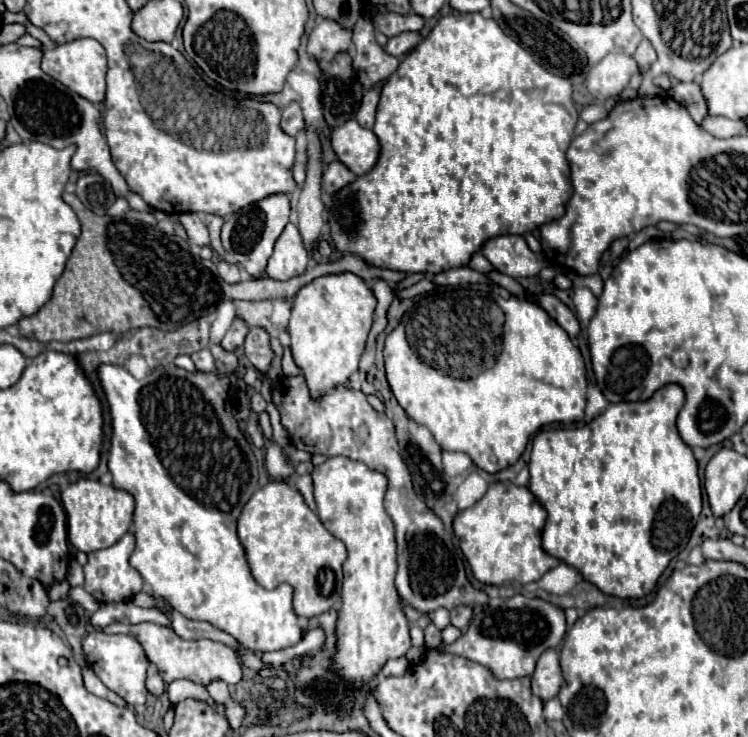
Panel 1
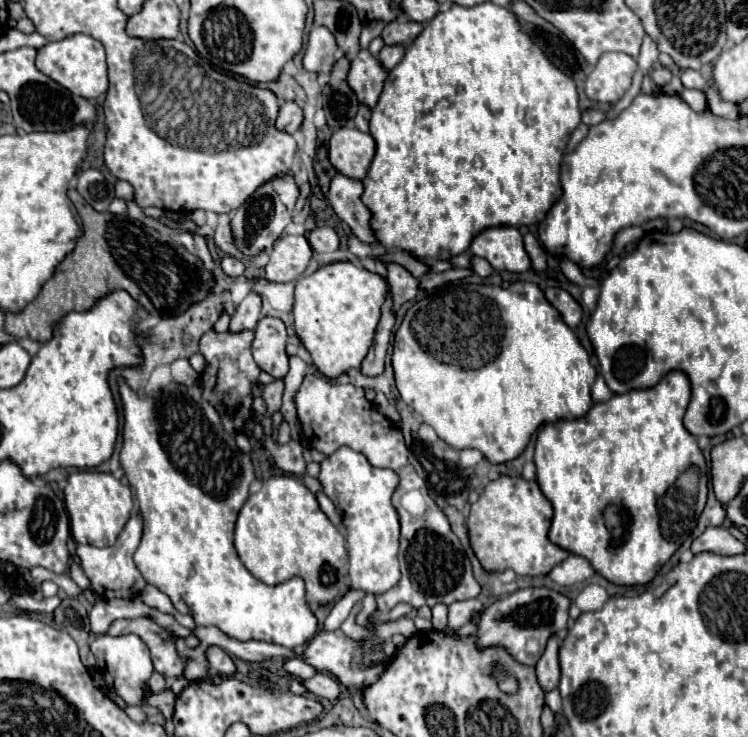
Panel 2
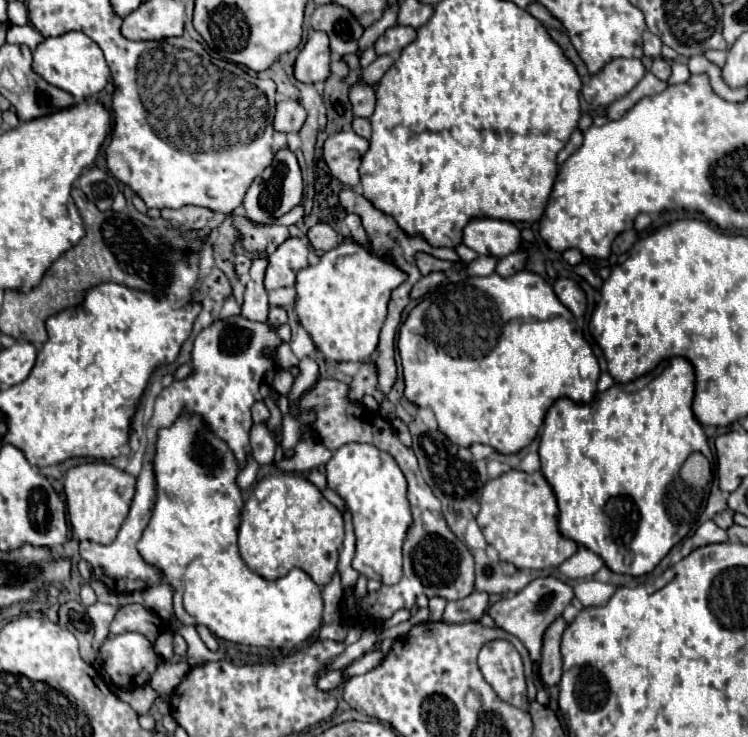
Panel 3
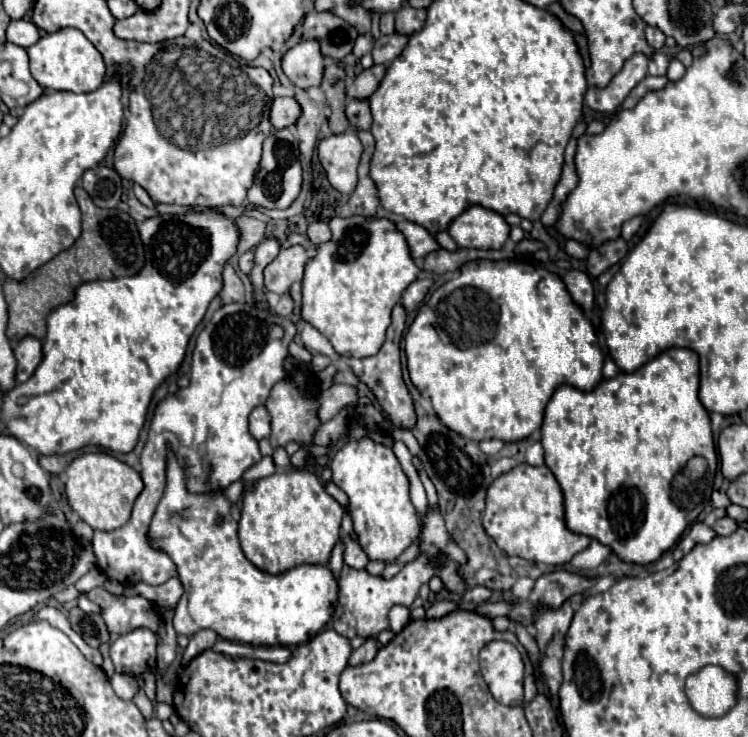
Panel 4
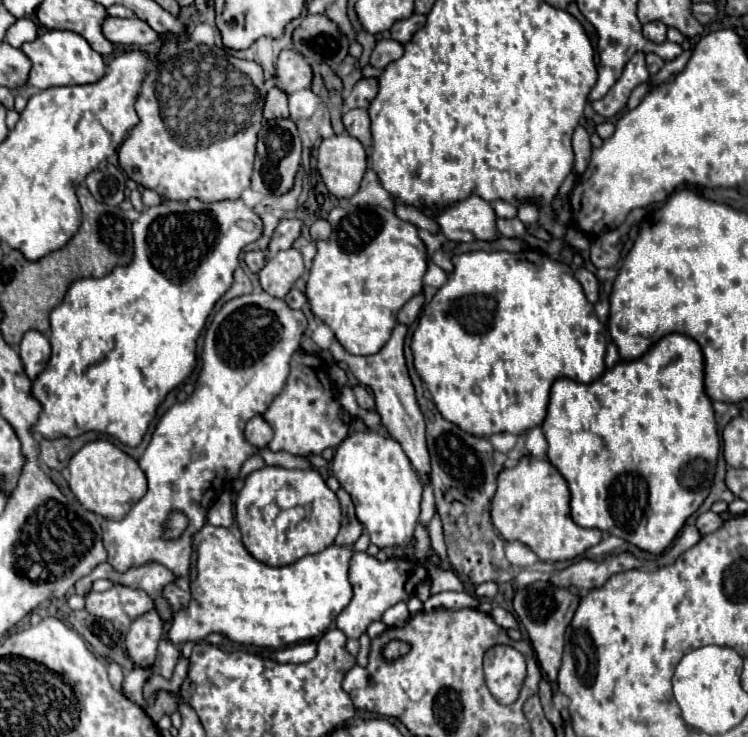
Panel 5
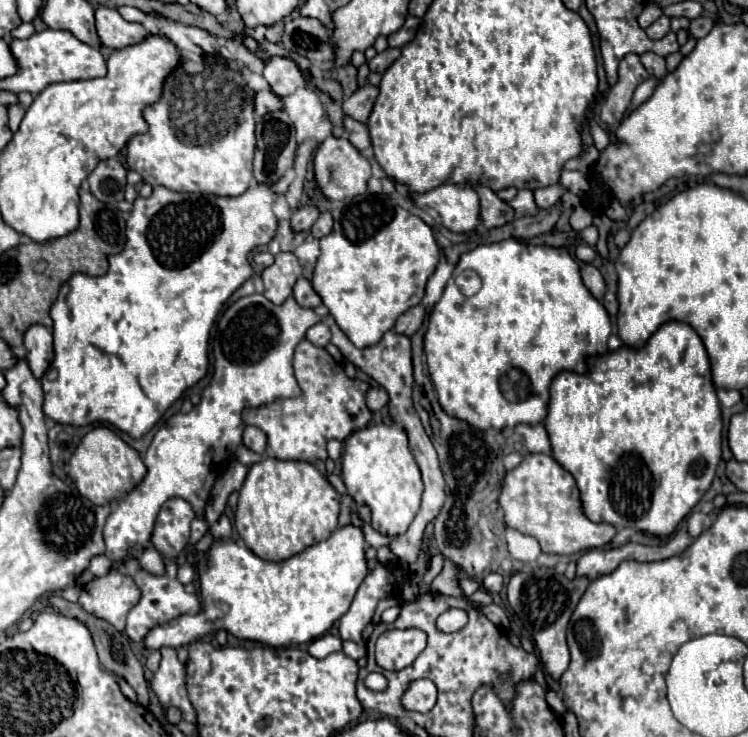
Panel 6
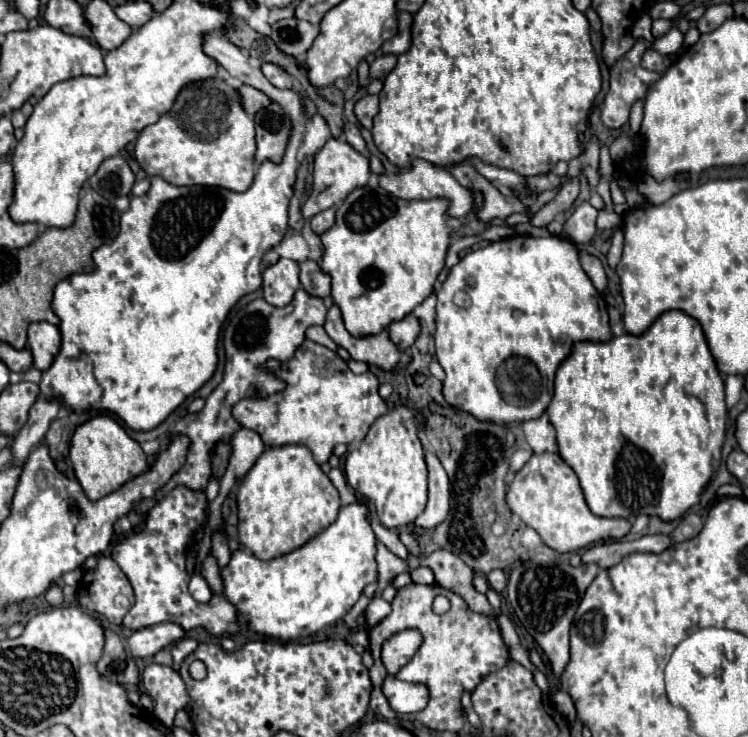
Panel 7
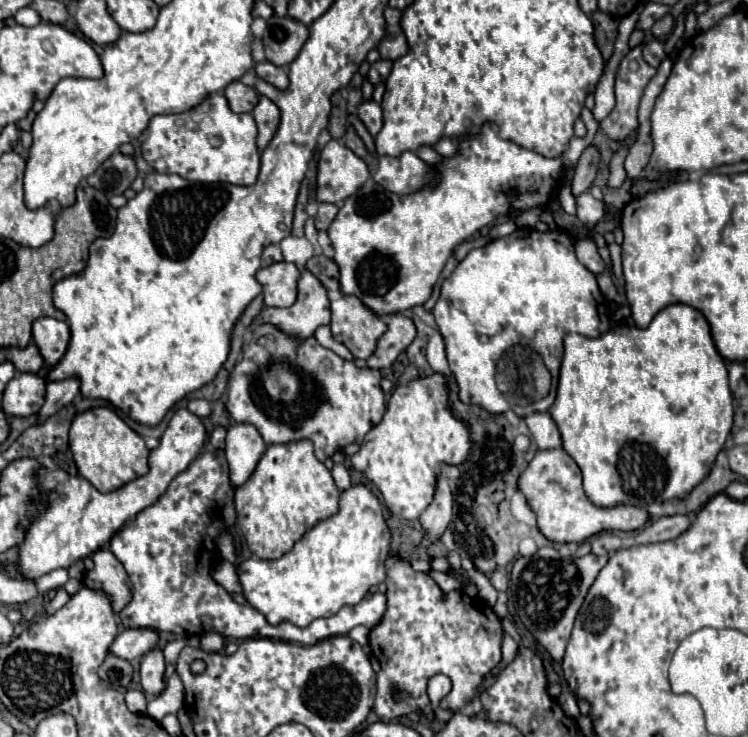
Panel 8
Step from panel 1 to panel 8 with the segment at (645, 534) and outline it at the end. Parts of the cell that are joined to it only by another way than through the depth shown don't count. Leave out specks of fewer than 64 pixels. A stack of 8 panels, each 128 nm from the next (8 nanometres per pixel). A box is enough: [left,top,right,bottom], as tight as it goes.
[550,304,732,508]

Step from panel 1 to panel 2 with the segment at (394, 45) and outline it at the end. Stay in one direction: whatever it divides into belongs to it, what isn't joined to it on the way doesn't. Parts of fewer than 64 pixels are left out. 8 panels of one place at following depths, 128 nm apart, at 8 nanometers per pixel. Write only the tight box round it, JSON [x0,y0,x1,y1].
[378,44,404,70]

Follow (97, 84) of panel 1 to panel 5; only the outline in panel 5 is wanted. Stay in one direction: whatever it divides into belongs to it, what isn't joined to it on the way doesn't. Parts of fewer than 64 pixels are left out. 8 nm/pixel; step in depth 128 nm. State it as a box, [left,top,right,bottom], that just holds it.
[22,30,106,88]

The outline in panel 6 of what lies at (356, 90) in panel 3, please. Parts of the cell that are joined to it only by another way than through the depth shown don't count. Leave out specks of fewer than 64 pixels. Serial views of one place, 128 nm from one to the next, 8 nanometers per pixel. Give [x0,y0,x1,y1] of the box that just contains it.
[344,116,370,150]

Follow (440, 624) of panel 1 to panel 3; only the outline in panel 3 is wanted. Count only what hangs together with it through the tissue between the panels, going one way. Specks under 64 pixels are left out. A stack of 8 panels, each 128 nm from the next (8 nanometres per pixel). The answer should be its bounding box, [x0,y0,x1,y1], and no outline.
[429,598,446,622]

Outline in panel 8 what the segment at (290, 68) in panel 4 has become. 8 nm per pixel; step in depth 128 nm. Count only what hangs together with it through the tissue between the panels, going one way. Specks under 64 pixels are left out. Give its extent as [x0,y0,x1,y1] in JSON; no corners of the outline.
[254,62,288,90]

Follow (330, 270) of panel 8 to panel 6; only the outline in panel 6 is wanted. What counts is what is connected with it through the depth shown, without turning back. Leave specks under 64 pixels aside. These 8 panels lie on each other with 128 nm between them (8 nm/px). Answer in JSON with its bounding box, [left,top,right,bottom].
[292,278,322,308]

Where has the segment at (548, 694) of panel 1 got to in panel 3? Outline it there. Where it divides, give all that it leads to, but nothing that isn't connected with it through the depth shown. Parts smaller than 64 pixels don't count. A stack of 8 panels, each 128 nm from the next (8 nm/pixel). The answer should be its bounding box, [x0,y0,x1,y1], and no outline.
[540,618,564,686]

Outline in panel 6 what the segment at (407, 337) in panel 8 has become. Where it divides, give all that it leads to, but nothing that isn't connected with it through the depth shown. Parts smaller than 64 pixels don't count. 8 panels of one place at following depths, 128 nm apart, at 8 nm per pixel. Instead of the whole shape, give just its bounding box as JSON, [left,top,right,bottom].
[394,304,426,336]

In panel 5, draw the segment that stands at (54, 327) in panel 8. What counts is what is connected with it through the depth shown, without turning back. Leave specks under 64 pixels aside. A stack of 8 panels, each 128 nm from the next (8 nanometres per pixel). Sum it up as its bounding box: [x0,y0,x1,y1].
[20,330,50,380]

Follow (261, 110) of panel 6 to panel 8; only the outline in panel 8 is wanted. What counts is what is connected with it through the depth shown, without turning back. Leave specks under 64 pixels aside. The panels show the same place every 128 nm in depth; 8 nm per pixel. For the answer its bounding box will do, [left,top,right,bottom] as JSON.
[224,82,258,112]

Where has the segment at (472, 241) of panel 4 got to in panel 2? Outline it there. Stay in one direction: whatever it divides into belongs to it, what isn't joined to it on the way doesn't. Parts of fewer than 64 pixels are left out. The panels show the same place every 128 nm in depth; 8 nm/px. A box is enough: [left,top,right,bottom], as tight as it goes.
[470,226,532,272]

